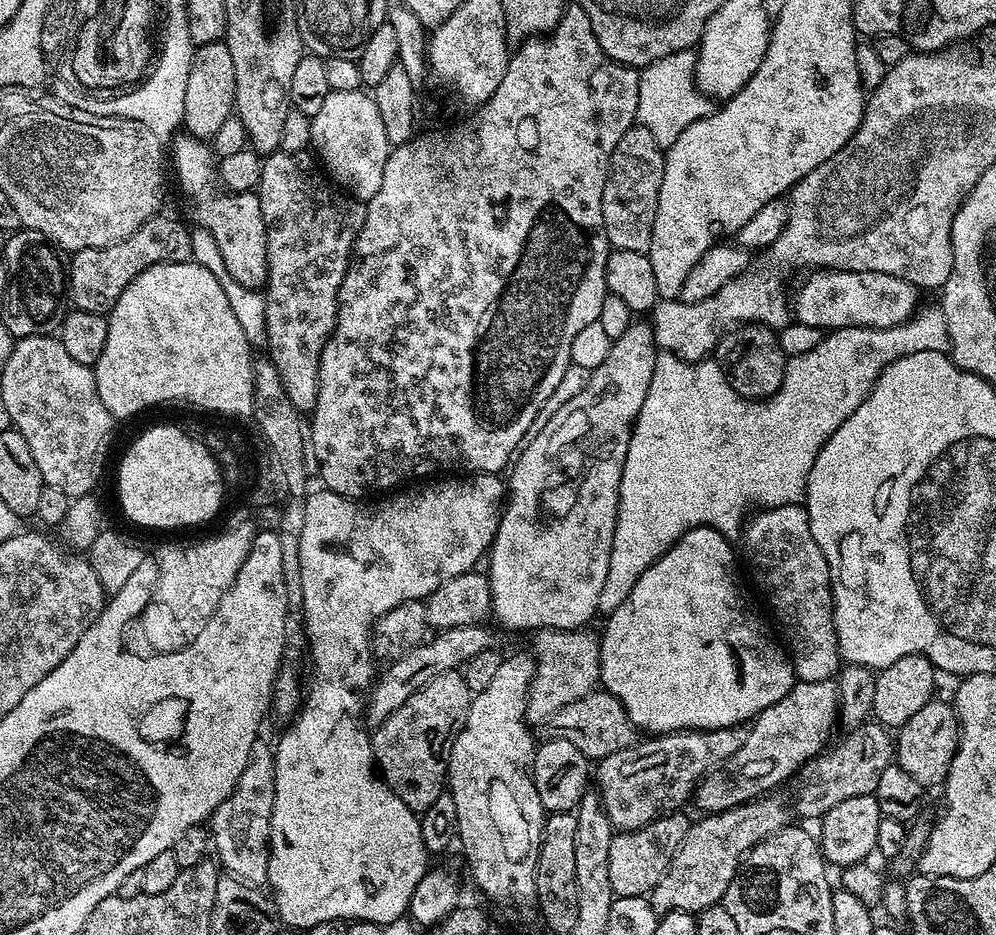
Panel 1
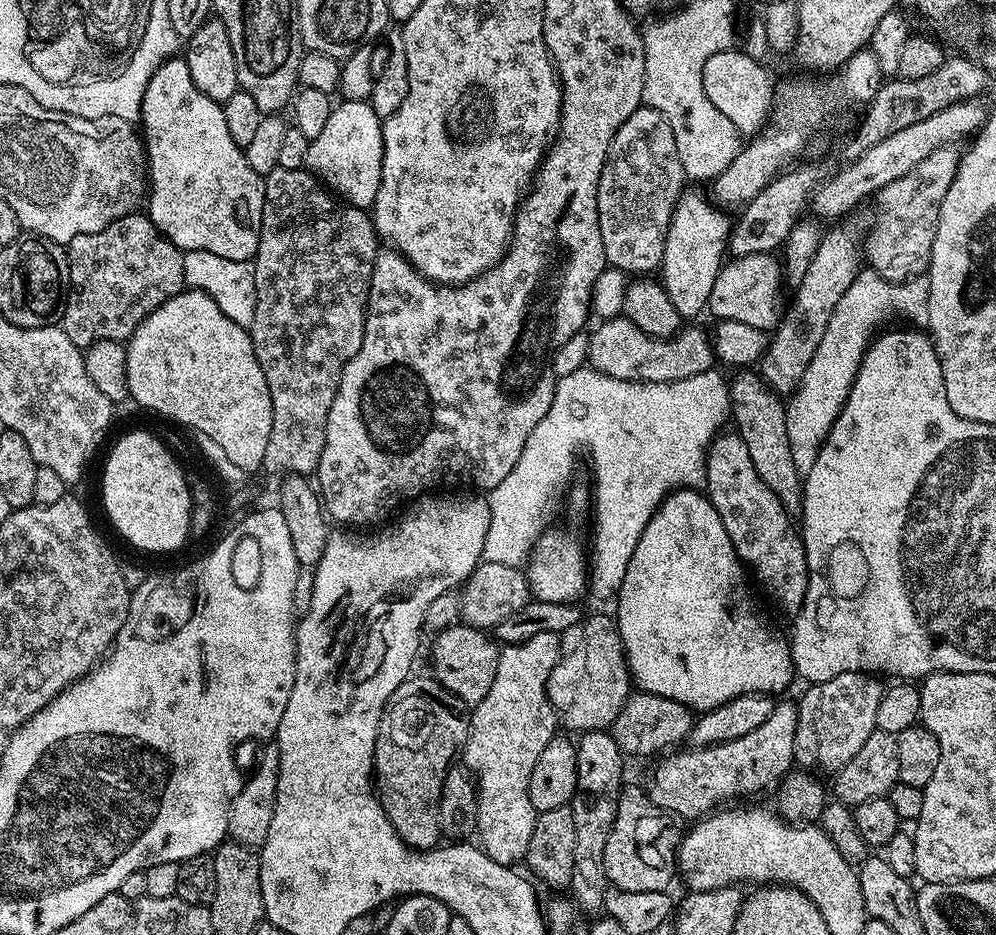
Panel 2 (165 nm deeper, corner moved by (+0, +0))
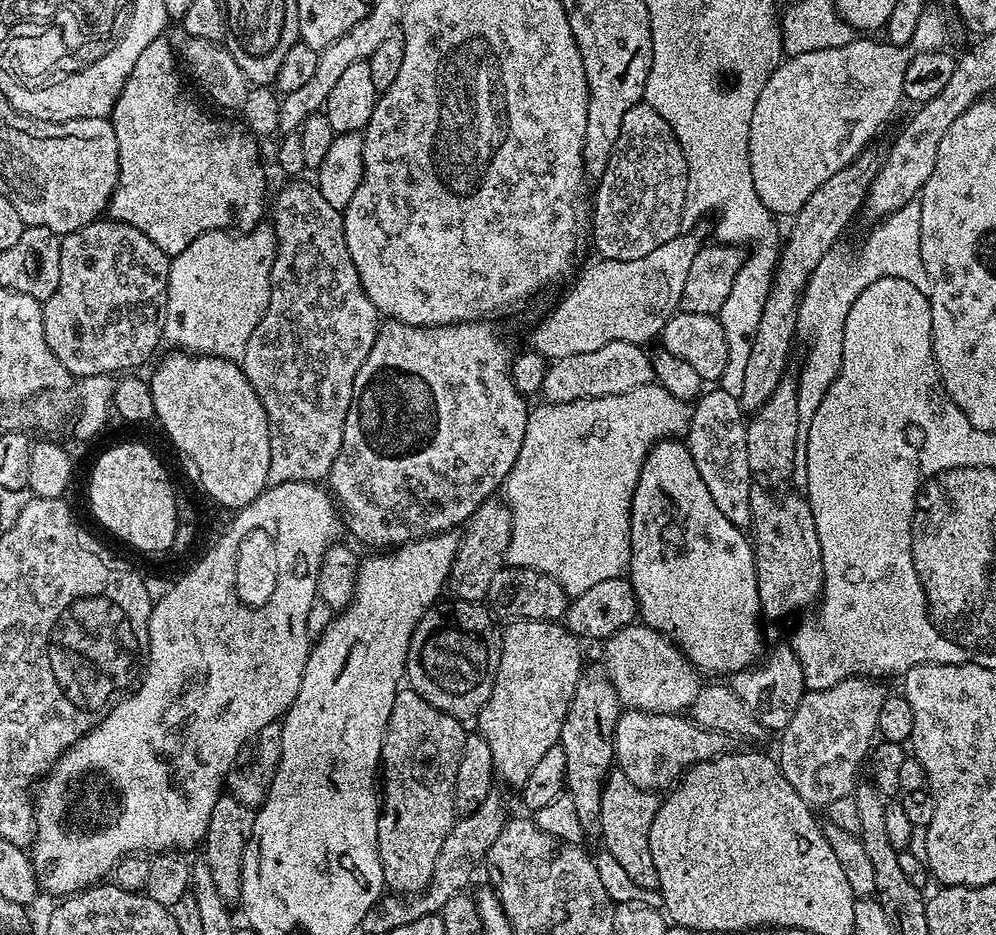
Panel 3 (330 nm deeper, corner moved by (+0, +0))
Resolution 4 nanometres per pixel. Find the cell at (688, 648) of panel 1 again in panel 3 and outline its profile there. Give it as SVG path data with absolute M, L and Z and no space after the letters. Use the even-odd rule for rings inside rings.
M676 438L659 440L648 452L632 499L630 546L632 547L632 553L628 559L626 579L632 583L632 589L636 595L638 616L643 623L654 630L658 630L675 644L679 644L681 652L701 673L713 672L716 675L713 677L728 678L731 677L733 672L741 672L743 668L751 668L757 663L758 657L761 655L760 620L762 621L762 613L760 611L760 599L758 598L758 582L754 578L756 554L752 551L751 539L738 526L734 526L734 522L730 522L730 518L726 518L726 514L722 514L722 510L718 510L718 506L714 506L714 498L710 498L710 490L706 490L706 482L702 482L702 474L698 474L698 466L694 466L694 458L690 454L687 443Z

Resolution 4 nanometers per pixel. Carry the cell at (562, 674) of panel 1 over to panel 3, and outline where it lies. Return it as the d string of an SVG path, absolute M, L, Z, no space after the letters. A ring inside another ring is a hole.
M633 622L618 630L618 634L603 641L602 648L604 675L614 686L625 709L680 714L691 707L694 698L700 693L701 673L681 652L679 644L643 622Z

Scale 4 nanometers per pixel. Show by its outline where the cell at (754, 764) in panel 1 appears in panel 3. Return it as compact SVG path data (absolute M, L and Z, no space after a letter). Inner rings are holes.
M624 710L621 711L616 723L616 733L614 734L616 758L614 764L619 772L626 774L626 778L630 778L630 782L634 782L634 786L645 788L648 792L659 793L660 788L664 788L663 790L671 789L689 768L704 760L713 760L716 756L723 756L725 752L729 751L729 748L730 737L698 727L692 723L687 715L671 712Z

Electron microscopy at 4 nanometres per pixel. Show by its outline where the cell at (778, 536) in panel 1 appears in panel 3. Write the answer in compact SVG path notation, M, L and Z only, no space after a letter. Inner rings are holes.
M712 386L695 401L686 433L686 443L694 458L694 466L698 466L698 474L702 474L702 482L706 482L710 498L714 498L714 506L718 506L718 510L722 510L722 514L726 514L726 518L730 518L730 522L734 522L734 526L741 530L752 527L750 494L754 477L746 450L747 433L746 413L734 394L726 394L726 390Z

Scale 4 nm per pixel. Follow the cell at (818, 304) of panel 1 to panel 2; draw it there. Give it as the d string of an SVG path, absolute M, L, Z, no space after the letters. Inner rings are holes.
M771 252L729 259L721 267L718 278L714 278L714 290L710 290L707 311L713 312L717 321L742 322L767 334L771 333L782 319L780 280L782 264Z

